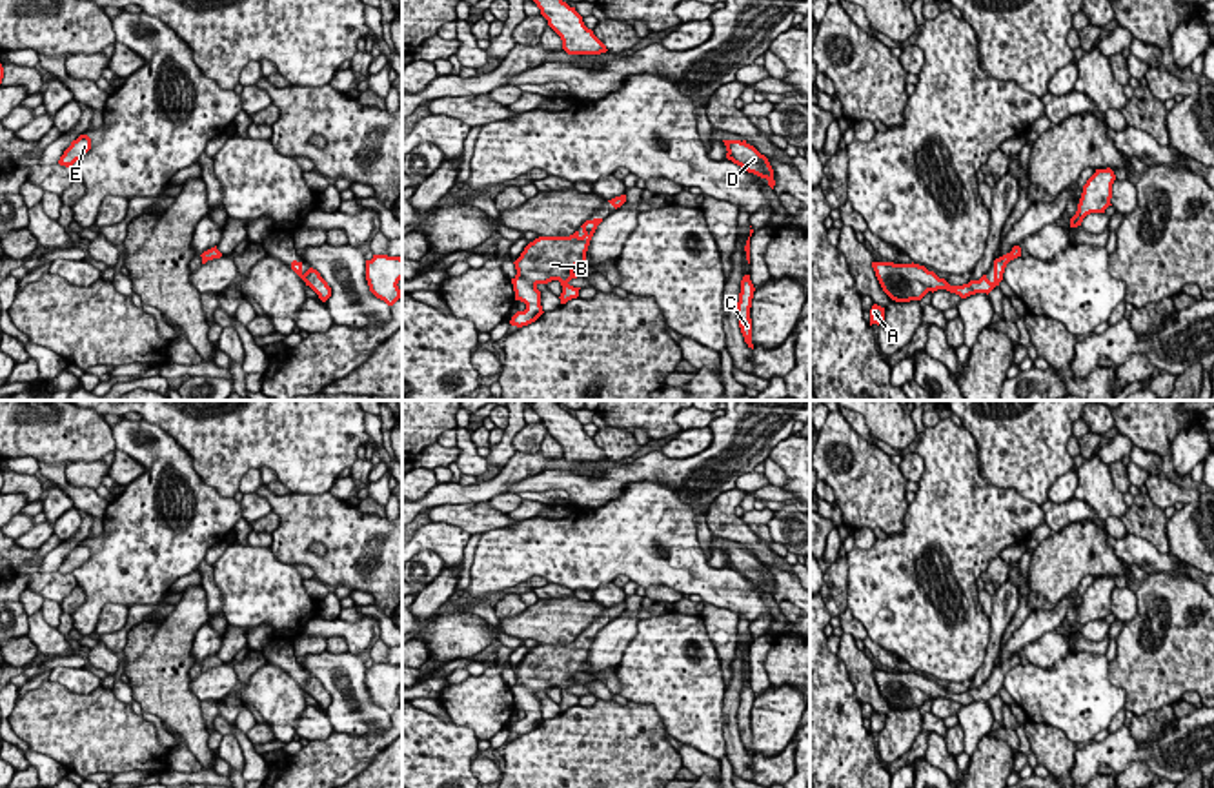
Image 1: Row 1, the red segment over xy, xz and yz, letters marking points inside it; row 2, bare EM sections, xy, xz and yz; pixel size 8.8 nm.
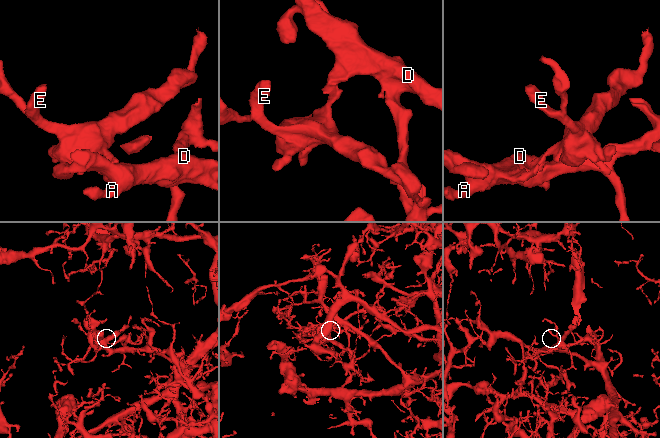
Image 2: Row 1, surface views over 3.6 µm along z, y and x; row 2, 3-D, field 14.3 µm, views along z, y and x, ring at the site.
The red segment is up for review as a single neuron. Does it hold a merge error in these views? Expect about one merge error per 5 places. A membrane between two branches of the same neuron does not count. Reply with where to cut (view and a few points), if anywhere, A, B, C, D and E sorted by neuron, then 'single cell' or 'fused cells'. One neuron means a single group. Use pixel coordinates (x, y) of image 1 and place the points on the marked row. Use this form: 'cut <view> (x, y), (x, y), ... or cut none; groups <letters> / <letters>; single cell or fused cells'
cut none; groups A B C D E; single cell

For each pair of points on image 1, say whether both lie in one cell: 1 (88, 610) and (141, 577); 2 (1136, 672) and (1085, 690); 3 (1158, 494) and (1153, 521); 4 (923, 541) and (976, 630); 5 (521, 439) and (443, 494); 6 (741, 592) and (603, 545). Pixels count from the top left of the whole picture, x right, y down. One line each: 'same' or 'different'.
1: same
2: different
3: different
4: same
5: different
6: same

